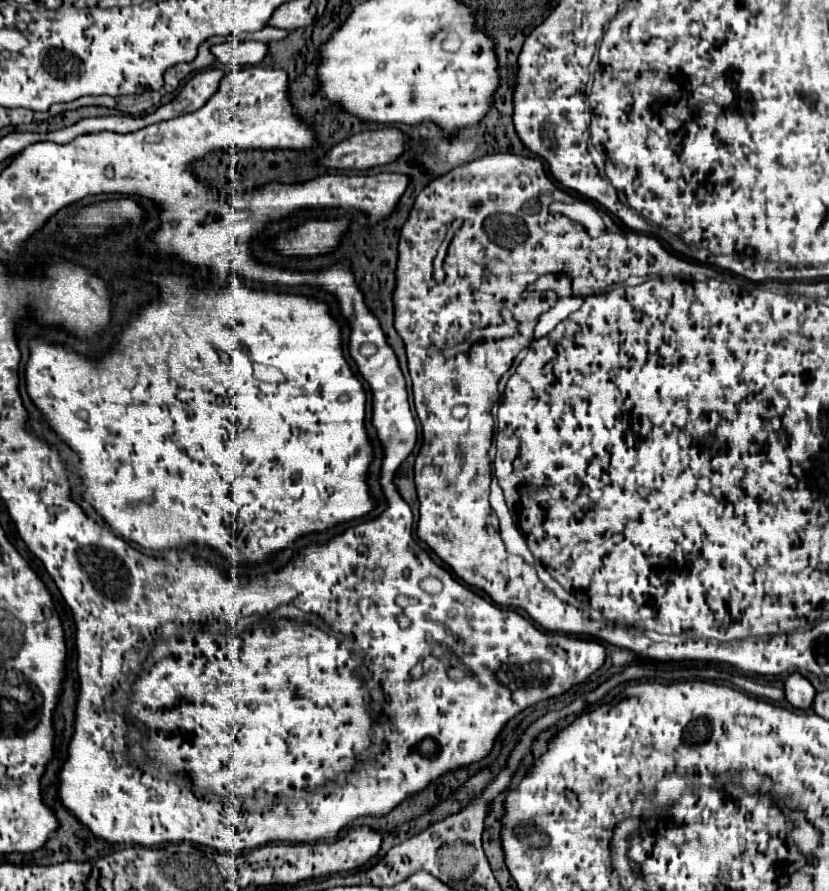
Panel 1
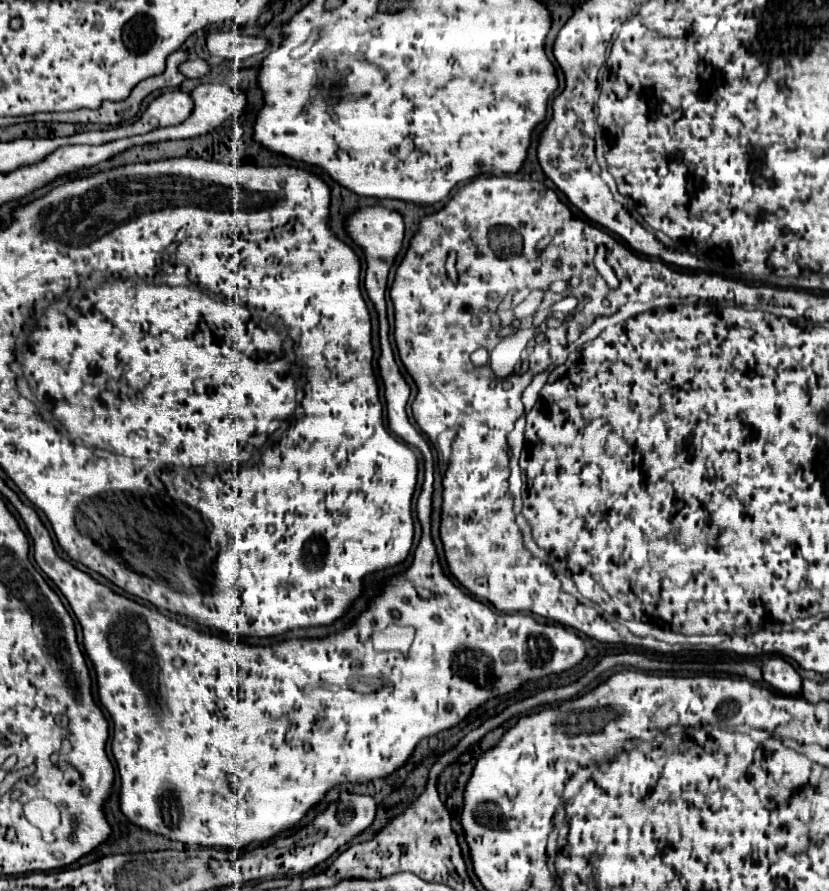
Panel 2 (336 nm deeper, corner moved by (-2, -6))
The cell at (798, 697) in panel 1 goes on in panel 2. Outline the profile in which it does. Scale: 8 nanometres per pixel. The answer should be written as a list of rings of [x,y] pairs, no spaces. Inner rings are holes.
[[[780,656],[768,658],[762,664],[762,674],[764,674],[764,682],[768,682],[774,690],[778,690],[782,694],[796,696],[796,694],[802,692],[800,674],[792,668],[792,664],[782,660]]]

